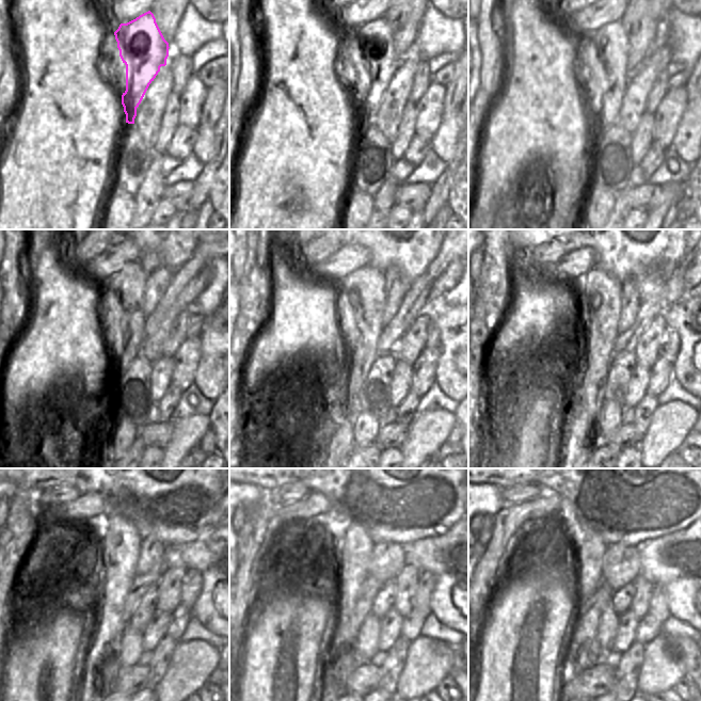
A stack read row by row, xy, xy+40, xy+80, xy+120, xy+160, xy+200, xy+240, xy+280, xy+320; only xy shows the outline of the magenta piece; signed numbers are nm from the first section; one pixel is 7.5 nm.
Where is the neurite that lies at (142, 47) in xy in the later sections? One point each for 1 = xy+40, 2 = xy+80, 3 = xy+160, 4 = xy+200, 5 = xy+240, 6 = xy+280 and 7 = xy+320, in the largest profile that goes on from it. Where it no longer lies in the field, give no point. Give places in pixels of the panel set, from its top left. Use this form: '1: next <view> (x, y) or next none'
1: next xy+40 (376, 52)
2: next xy+80 (607, 48)
3: next xy+160 (361, 301)
4: next xy+200 (600, 298)
5: next xy+240 (118, 550)
6: next xy+280 (354, 548)
7: next xy+320 (590, 548)

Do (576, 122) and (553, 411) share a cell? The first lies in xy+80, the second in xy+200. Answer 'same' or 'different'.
different

